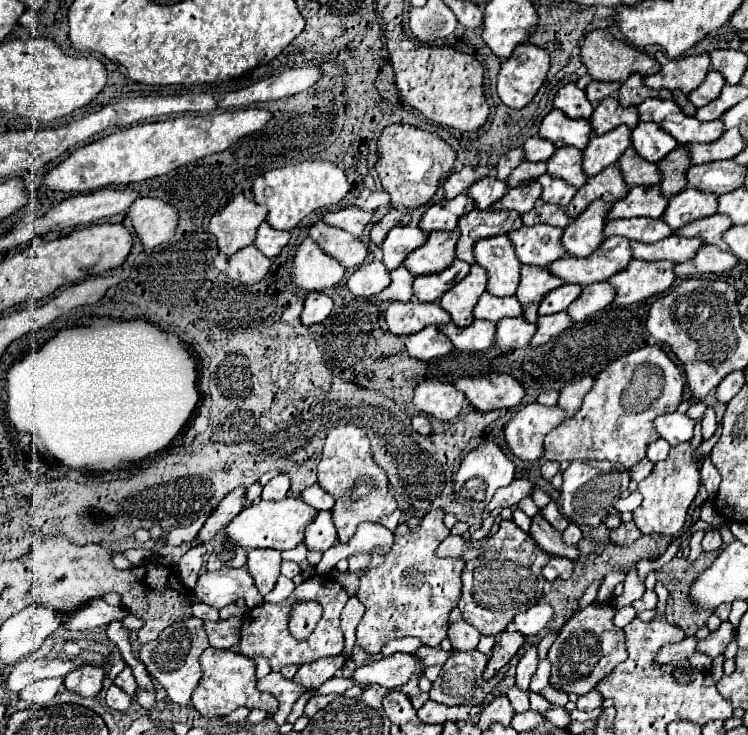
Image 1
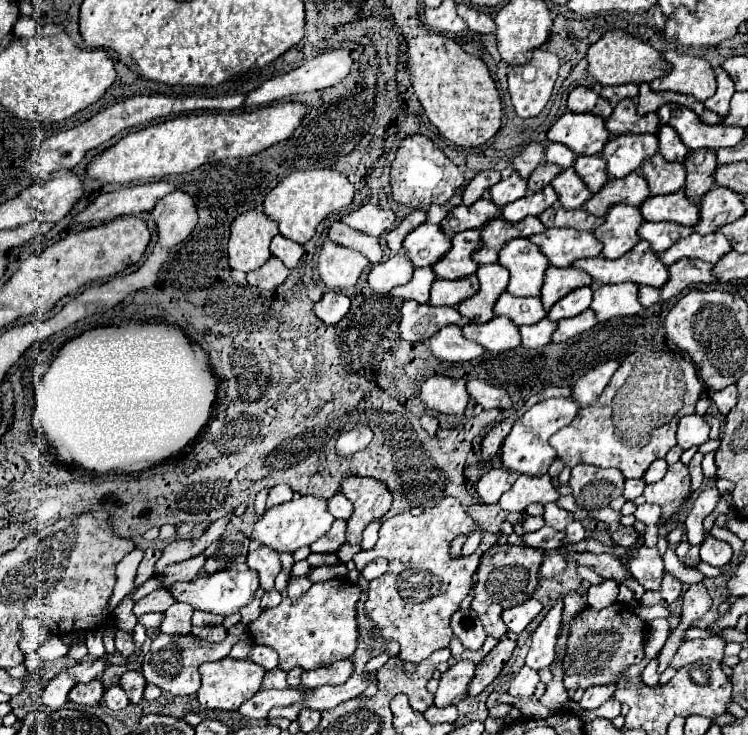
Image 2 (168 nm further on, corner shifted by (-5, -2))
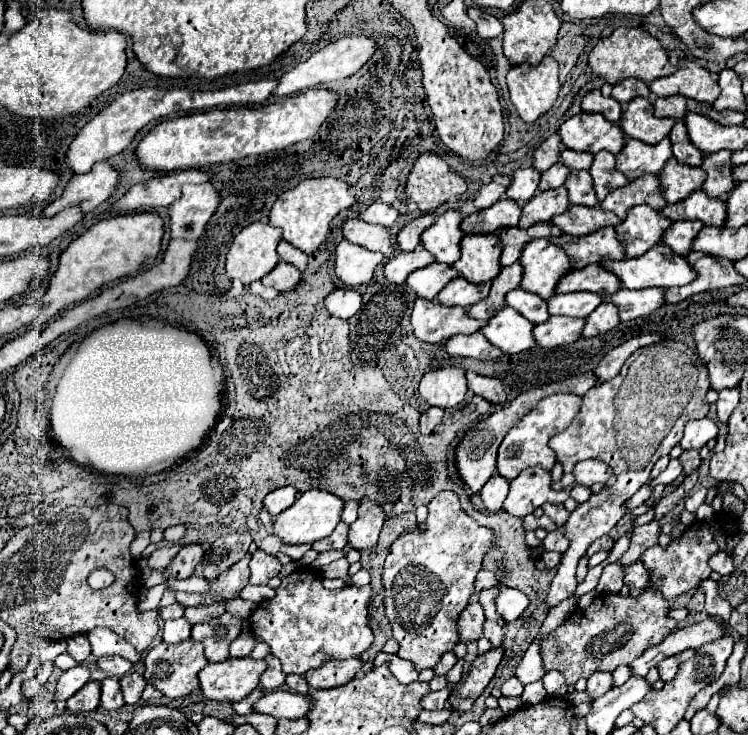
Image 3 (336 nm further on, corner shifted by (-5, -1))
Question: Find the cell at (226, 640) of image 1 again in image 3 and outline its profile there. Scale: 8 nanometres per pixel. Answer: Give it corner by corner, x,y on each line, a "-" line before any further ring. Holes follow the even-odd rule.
226,612
220,618
192,626
192,638
204,644
204,654
210,662
220,662
228,658
228,646
238,638
240,626
242,618
234,618

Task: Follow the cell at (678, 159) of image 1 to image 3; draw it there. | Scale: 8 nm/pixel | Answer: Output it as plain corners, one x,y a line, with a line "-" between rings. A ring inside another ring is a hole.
720,150
714,154
706,154
700,166
706,172
706,180
702,184
702,190
712,196
712,198
724,198
732,190
732,162
730,162
730,152

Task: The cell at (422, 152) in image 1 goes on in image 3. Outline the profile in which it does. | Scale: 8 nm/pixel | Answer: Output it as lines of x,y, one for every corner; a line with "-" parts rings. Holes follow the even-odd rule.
424,152
414,160
406,178
404,192
422,212
434,212
452,196
466,192
466,182
450,170
450,166
434,152

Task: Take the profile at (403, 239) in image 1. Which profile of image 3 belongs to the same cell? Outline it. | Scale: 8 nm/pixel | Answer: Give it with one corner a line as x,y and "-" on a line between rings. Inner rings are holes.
446,210
436,222
422,232
422,248
426,248
436,262
454,264
460,258
460,240
464,232
460,232
460,220
464,214
456,210

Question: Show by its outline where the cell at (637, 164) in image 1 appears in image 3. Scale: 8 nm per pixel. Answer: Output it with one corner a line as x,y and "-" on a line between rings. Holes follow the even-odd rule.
670,158
664,168
658,174
660,178
660,190
666,198
666,202
680,202
690,192
698,190
706,178
702,168
680,164
676,158

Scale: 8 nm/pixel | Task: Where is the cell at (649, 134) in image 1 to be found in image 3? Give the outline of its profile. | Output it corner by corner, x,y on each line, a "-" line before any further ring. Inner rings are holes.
676,120
674,128
670,130
670,140
672,140
672,148
674,148
674,158
680,164
688,164
688,166
700,166
704,154
688,140
688,132
684,128
682,120

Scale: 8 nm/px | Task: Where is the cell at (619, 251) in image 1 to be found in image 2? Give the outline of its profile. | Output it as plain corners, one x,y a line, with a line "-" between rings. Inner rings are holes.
640,241
632,251
628,251
620,259
580,259
574,261
574,267
590,273
594,281
598,281
598,285
632,281
638,285
662,287
668,281
668,265
660,261
658,253
654,253
648,241

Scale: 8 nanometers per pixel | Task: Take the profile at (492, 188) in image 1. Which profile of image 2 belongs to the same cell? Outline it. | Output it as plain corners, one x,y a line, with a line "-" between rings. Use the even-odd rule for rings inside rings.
514,171
510,177
502,179
500,183
496,183
496,185
490,189
490,199
492,199
496,205
504,207
504,205
508,205
508,203
512,203
512,201
516,201
516,199
522,199
522,197
526,195
526,189
528,189
528,181
522,179
522,177

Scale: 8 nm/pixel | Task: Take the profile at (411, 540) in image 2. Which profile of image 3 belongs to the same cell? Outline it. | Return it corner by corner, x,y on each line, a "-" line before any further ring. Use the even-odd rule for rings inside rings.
440,492
428,504
428,518
426,530
420,530
416,524
412,530
400,534
388,550
384,572
382,572
382,586
384,586
384,608
386,616
392,624
394,640
398,640
400,650
398,656
412,662
414,668
420,672
424,668
432,668
440,656
452,650
458,642
456,620
460,612
468,606
468,598
474,594
474,578
482,568
482,558
492,546
492,530
480,526
472,520
462,508
456,492

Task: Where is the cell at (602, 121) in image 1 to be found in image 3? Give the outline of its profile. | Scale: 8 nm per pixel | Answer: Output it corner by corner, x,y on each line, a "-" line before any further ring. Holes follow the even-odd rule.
632,98
622,112
620,128
628,138
642,140
646,144
656,144
672,130
676,120
656,118
652,114
652,102
648,98

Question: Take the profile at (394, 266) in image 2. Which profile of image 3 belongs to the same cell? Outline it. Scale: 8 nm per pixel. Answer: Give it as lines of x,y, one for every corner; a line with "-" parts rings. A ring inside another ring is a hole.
418,246
414,252
398,252
384,264
384,278
396,286
402,286
406,276
418,268
432,264
432,254

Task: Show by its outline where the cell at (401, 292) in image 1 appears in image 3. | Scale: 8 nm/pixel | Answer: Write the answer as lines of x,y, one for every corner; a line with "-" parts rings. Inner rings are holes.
430,264
412,272
406,280
406,286
414,290
420,298
432,300
456,276
458,274
448,264

